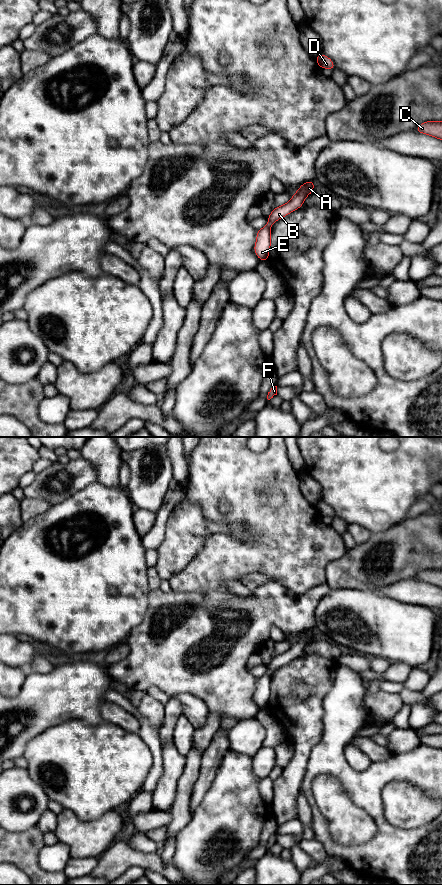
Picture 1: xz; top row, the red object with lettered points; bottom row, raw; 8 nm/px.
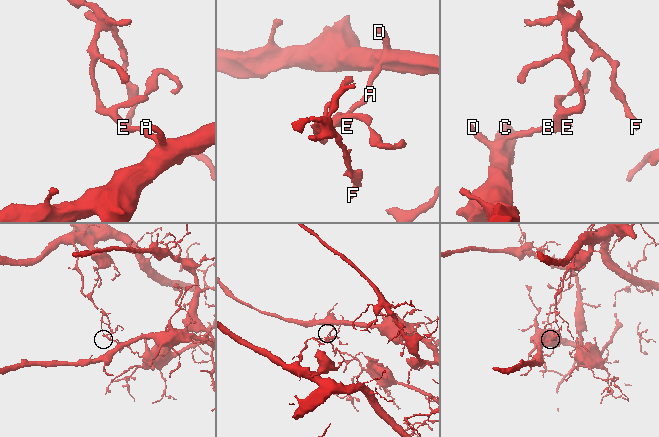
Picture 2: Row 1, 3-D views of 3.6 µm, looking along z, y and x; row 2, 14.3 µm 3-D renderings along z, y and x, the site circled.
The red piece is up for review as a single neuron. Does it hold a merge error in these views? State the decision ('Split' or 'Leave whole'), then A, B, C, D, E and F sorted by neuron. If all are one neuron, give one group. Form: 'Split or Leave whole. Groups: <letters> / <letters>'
Split. Groups: A B C D / E F

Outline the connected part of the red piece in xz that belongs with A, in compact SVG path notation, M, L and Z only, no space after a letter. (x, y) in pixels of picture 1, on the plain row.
M315 630L303 631L291 647L284 653L276 655L268 664L268 671L272 674L279 667L302 655L306 645L314 639Z

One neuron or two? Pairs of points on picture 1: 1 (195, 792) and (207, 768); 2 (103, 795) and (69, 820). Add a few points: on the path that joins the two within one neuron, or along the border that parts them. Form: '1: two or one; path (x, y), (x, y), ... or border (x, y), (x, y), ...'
1: one; path (195, 786), (195, 780), (201, 774)
2: two; border (64, 807), (71, 810), (82, 820), (99, 818)

